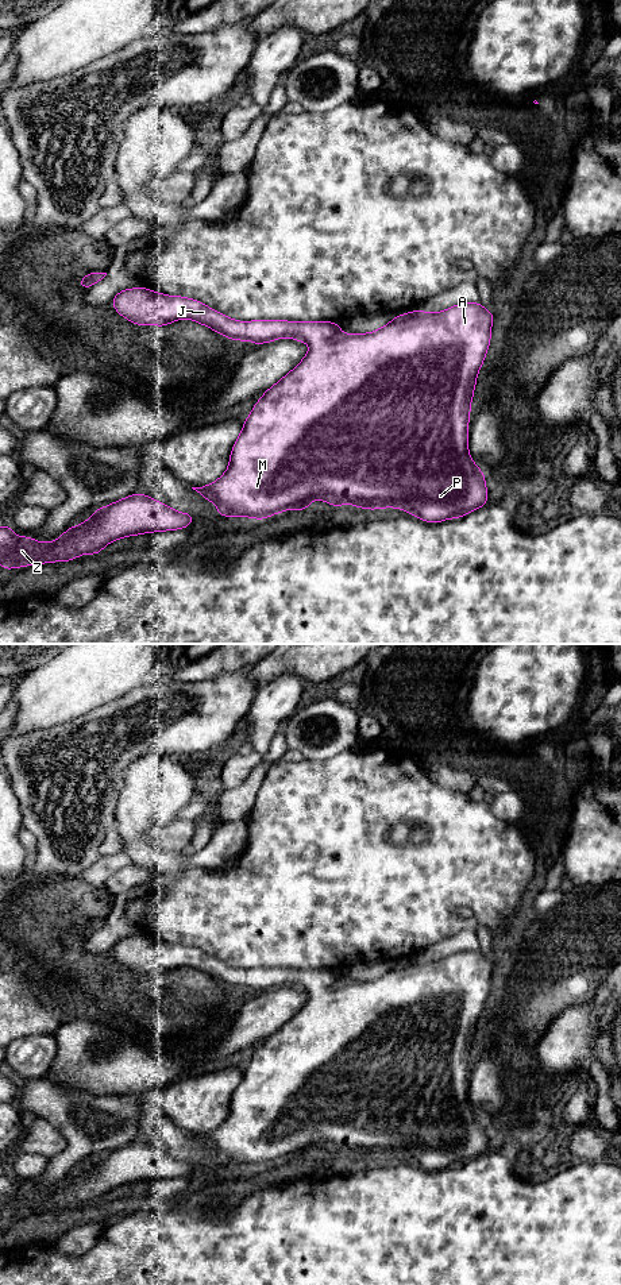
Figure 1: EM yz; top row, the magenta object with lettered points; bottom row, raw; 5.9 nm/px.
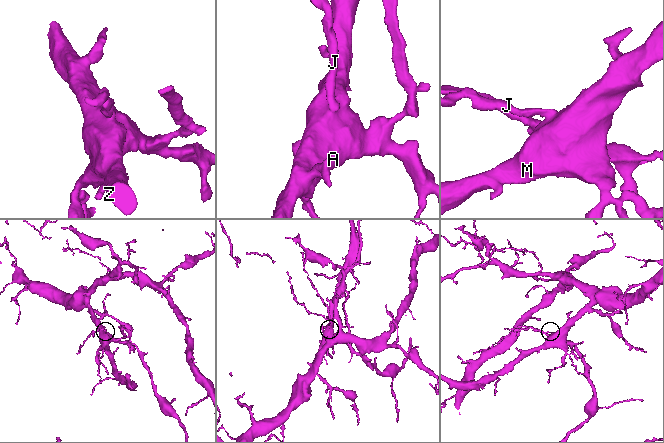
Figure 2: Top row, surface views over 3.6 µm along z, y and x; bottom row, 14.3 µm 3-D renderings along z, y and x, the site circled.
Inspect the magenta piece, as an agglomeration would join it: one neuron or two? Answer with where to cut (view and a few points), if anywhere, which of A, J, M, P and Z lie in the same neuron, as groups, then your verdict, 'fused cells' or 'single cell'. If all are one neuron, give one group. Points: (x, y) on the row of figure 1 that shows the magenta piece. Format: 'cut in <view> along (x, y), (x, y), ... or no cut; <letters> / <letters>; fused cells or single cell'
no cut; A J M P Z; single cell

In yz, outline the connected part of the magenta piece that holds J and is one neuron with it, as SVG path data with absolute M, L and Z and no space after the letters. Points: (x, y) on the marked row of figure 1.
M147 288L126 289L115 294L112 298L115 310L135 325L159 325L189 319L207 325L217 333L234 339L235 341L254 341L256 346L278 340L281 337L292 337L310 346L304 359L275 385L263 393L261 400L254 405L250 416L244 420L243 429L234 443L230 464L227 471L213 483L200 487L192 487L200 493L207 501L216 502L216 514L224 517L252 517L254 520L267 518L289 509L306 510L313 499L321 499L332 506L340 508L343 503L351 503L355 508L369 510L397 508L408 512L423 521L435 524L450 518L460 518L467 513L487 505L487 487L485 472L472 462L468 454L468 421L471 410L471 400L477 385L478 371L482 368L491 337L491 324L494 315L478 302L462 302L443 312L428 313L424 310L413 310L396 316L385 327L370 333L342 333L339 323L329 321L285 321L285 320L254 320L238 321L225 315L204 305L198 300L181 296L167 296L148 290Z

